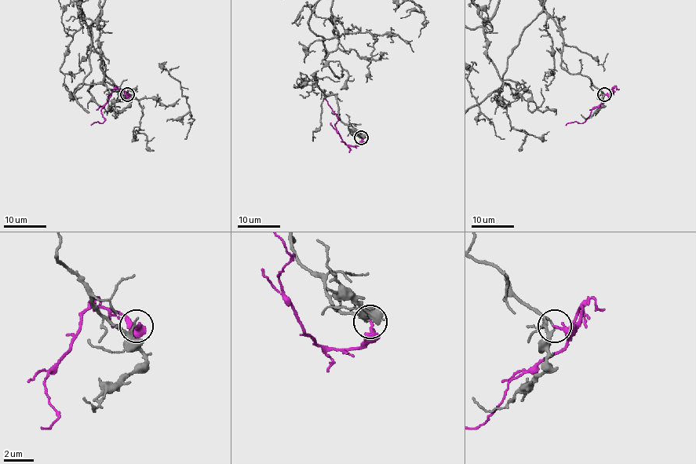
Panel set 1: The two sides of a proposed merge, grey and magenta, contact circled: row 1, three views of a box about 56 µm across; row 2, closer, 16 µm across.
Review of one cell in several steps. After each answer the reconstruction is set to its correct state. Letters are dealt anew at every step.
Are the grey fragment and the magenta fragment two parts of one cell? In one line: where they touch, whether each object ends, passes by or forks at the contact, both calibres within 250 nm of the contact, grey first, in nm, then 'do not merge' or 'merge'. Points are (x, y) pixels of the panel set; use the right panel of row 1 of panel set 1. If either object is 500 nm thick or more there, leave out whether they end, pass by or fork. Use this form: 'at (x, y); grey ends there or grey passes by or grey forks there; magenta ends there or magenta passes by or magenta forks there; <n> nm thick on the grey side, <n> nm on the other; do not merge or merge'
at (604, 94); grey passes by; magenta ends there; 200 nm thick on the grey side, 200 nm on the other; do not merge

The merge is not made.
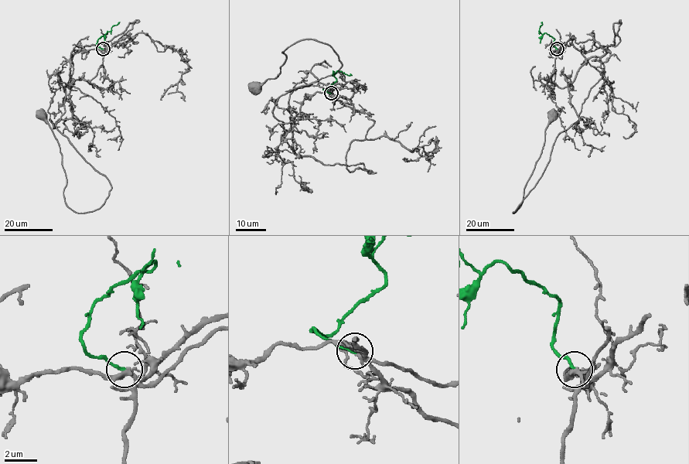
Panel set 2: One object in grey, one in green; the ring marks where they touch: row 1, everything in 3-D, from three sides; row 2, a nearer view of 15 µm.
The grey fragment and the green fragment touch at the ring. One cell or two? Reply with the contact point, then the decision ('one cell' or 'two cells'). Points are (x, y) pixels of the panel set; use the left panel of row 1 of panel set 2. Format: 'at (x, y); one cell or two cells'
at (103, 49); one cell

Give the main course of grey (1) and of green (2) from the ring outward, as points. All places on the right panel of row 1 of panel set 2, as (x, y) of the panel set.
1: (557, 49), (571, 44), (586, 58), (598, 56), (603, 72), (513, 213), (551, 115)
2: (556, 49), (554, 45), (554, 39), (538, 31), (542, 22)

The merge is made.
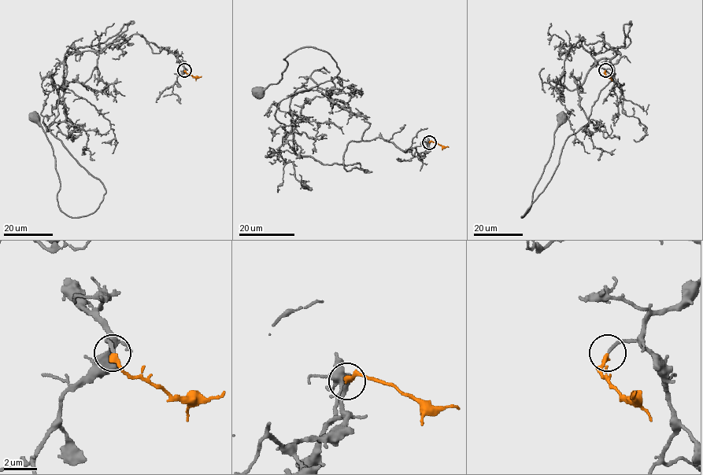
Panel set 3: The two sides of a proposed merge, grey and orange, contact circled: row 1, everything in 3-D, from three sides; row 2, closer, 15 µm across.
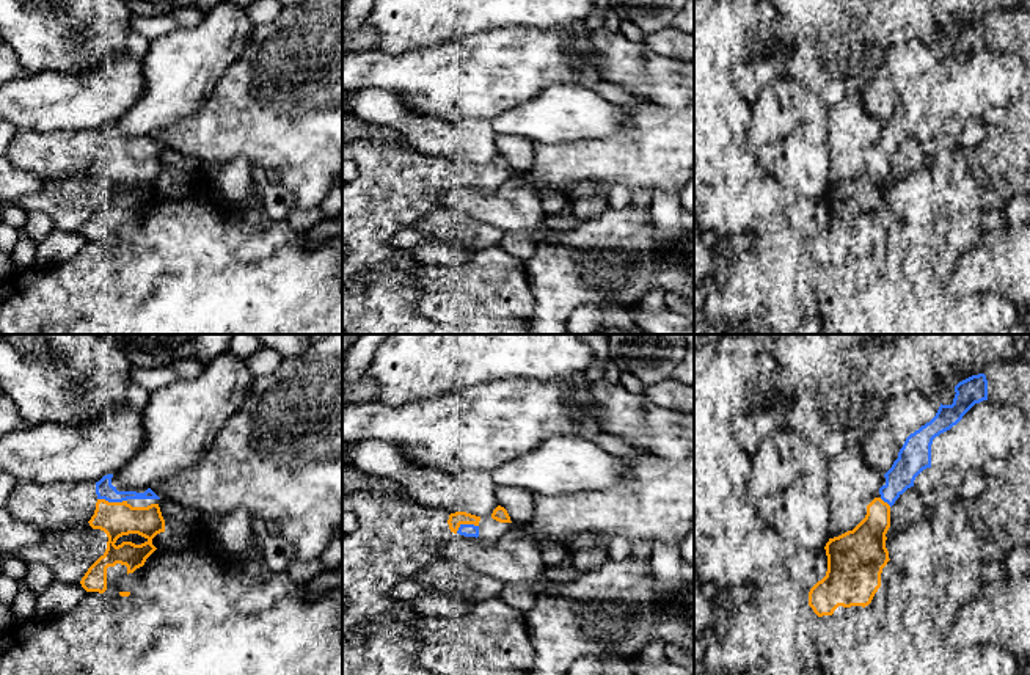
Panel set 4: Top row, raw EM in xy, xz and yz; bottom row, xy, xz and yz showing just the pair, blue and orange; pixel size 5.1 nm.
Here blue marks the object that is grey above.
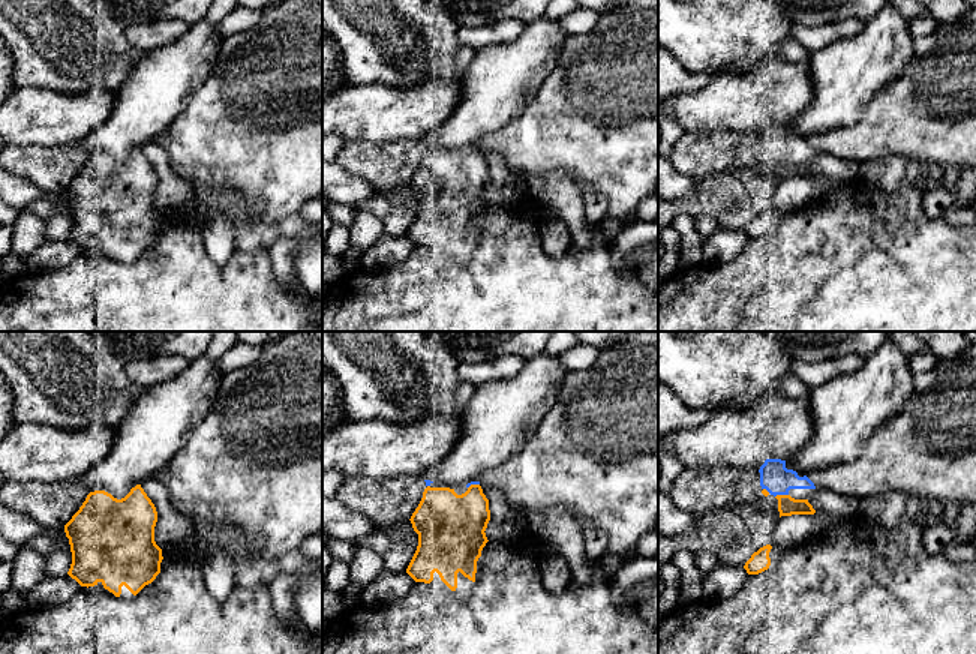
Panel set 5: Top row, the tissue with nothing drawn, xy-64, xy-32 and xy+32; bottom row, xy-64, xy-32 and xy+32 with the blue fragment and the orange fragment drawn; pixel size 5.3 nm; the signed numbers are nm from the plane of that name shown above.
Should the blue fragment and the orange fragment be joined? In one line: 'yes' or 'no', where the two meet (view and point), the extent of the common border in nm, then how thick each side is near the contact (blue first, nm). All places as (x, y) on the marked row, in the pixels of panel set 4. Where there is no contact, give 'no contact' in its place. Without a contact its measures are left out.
yes | xy (112, 501) | 150 nm | 90/180 nm

